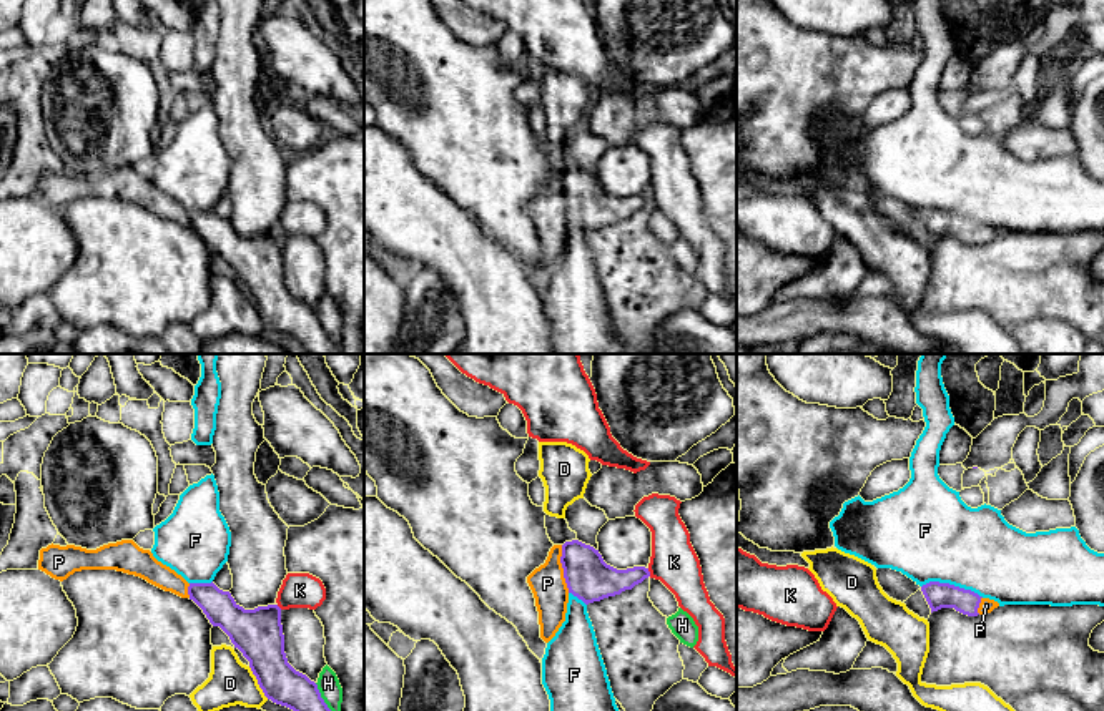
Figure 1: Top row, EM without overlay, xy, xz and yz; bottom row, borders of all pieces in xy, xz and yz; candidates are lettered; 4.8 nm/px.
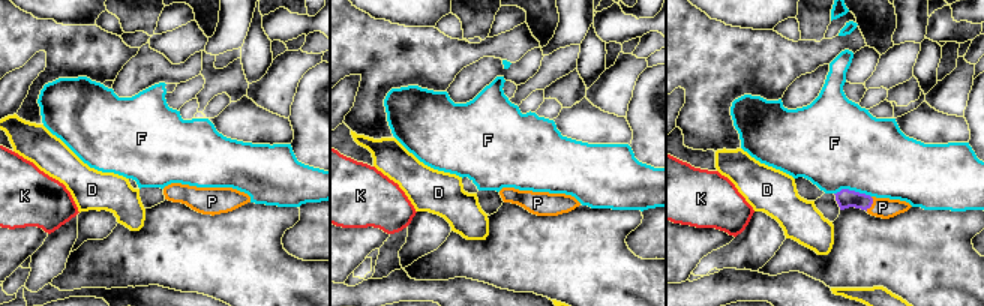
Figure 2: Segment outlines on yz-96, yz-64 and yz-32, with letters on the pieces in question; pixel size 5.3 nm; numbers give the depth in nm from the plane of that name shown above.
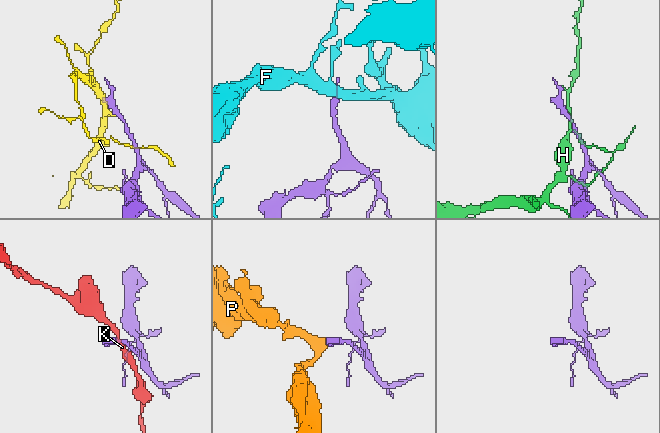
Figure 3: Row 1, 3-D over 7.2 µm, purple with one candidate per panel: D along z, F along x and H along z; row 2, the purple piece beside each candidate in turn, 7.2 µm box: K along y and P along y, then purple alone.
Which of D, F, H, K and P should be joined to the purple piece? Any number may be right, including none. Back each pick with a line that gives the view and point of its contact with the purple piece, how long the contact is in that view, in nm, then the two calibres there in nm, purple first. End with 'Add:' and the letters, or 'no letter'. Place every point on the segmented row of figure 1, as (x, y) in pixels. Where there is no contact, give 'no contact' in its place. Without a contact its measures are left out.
P: xz (562, 567) | 240 nm | 220/170 nm
Add: P

